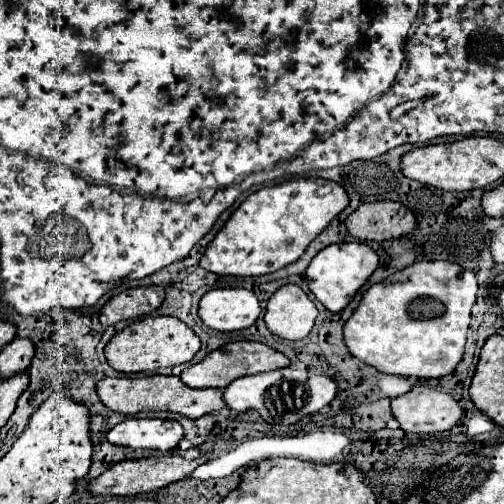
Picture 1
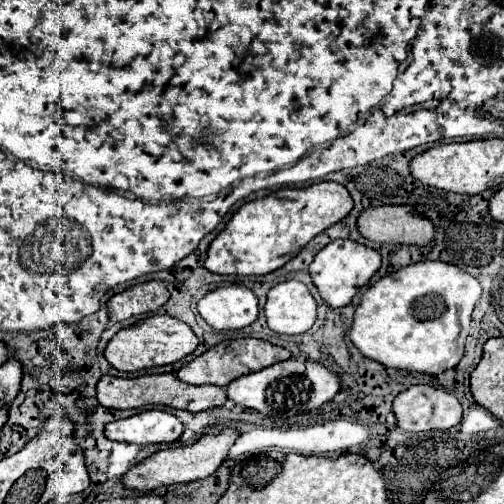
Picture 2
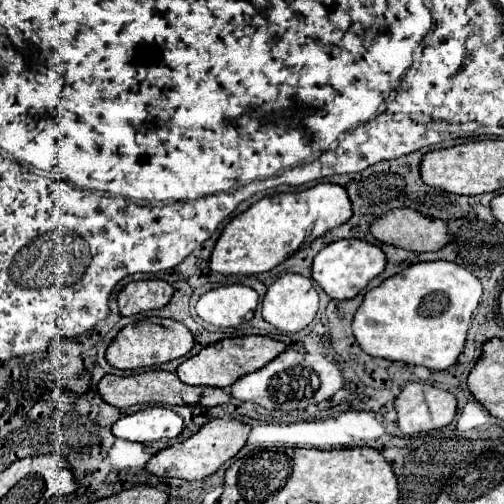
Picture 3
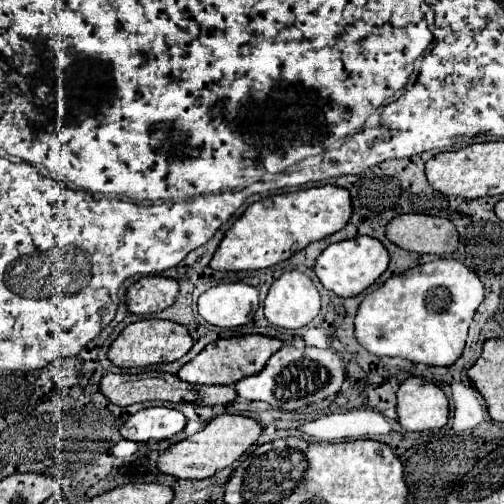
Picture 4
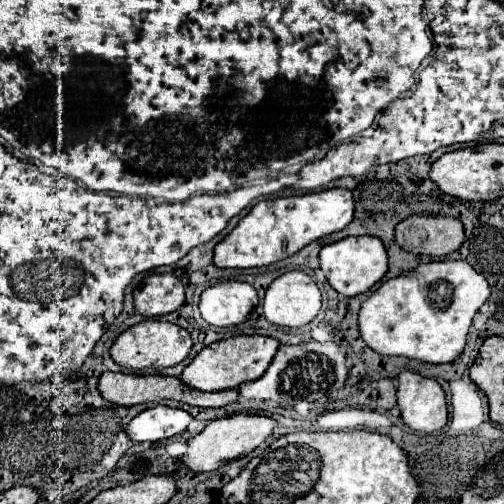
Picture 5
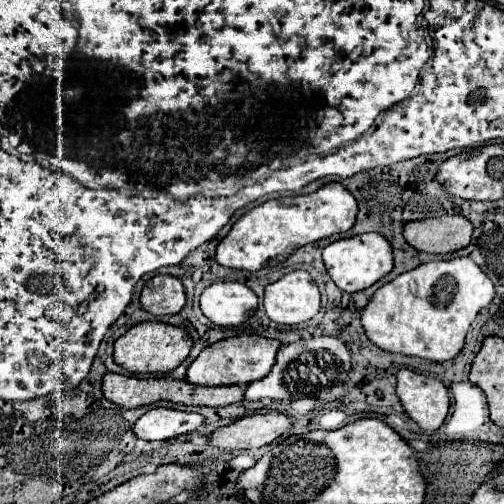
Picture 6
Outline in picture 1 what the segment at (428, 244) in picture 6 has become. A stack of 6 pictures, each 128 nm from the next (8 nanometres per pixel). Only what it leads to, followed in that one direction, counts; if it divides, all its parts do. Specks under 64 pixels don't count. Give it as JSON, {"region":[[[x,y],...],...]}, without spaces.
{"region":[[[374,202],[362,204],[346,220],[348,232],[358,240],[396,240],[412,234],[418,226],[414,214],[400,202]]]}

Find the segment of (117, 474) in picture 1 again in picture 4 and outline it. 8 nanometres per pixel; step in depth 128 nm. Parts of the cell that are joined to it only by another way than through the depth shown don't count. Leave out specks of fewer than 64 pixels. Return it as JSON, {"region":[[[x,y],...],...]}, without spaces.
{"region":[[[242,414],[216,416],[214,420],[208,422],[208,426],[204,430],[200,430],[194,436],[184,438],[182,442],[168,448],[160,456],[158,468],[164,474],[172,474],[176,478],[210,478],[218,470],[232,466],[258,440],[260,434],[262,434],[262,424],[248,416],[242,416]]]}

